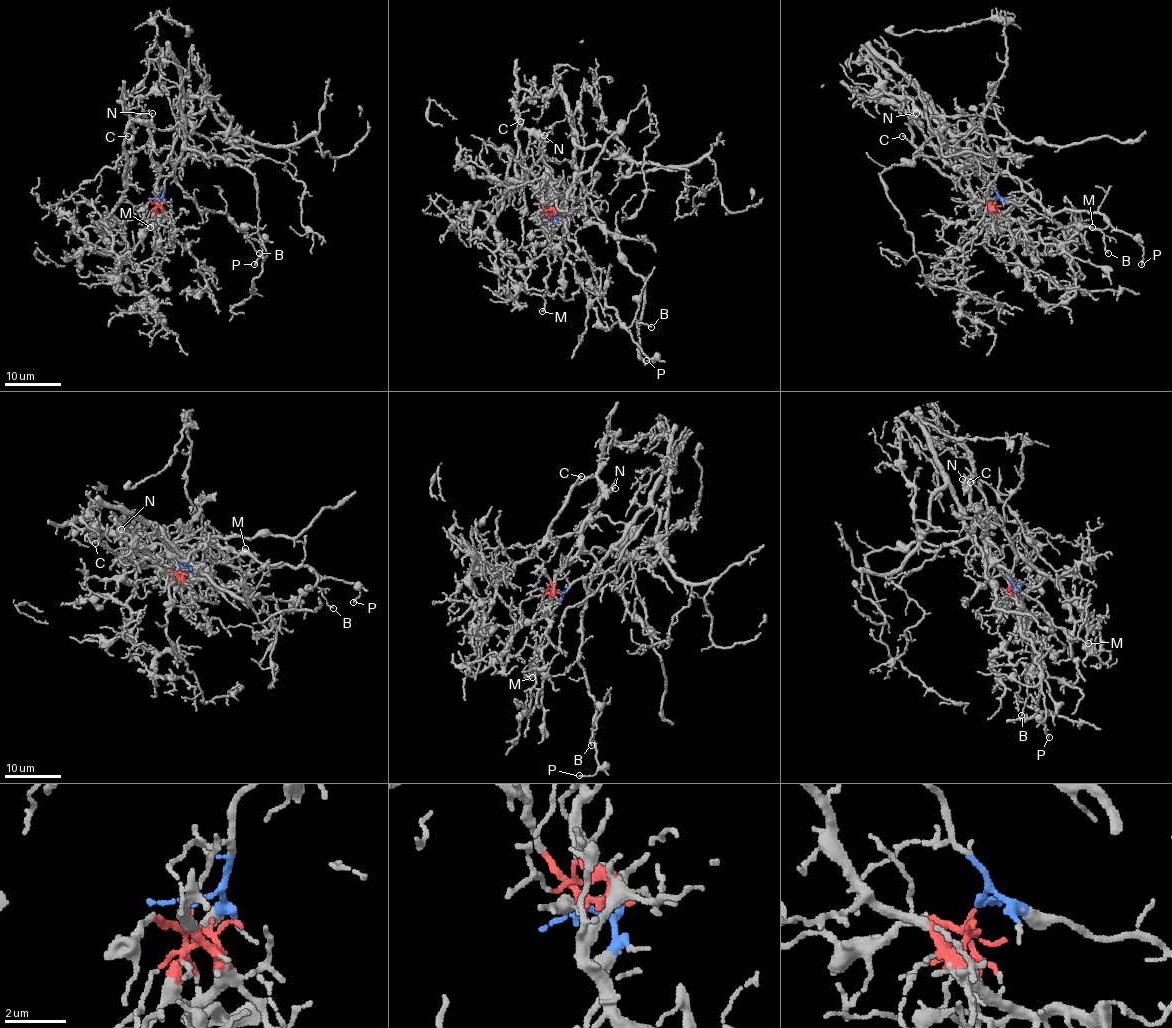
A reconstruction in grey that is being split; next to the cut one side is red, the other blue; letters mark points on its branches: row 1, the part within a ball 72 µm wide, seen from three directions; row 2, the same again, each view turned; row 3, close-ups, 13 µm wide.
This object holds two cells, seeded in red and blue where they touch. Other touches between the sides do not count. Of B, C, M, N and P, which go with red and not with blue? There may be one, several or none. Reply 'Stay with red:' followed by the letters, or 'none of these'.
Stay with red: C, N

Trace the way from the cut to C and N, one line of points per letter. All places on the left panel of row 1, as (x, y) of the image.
C: (157, 200), (159, 167), (151, 157), (148, 127), (131, 119), (124, 140), (129, 136)
N: (157, 200), (159, 167), (151, 157), (148, 132), (152, 113)

